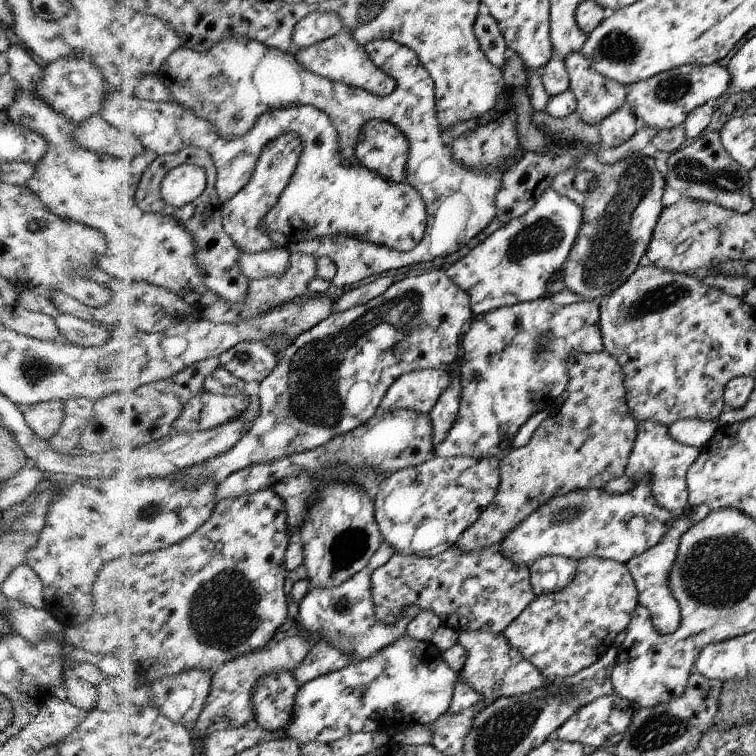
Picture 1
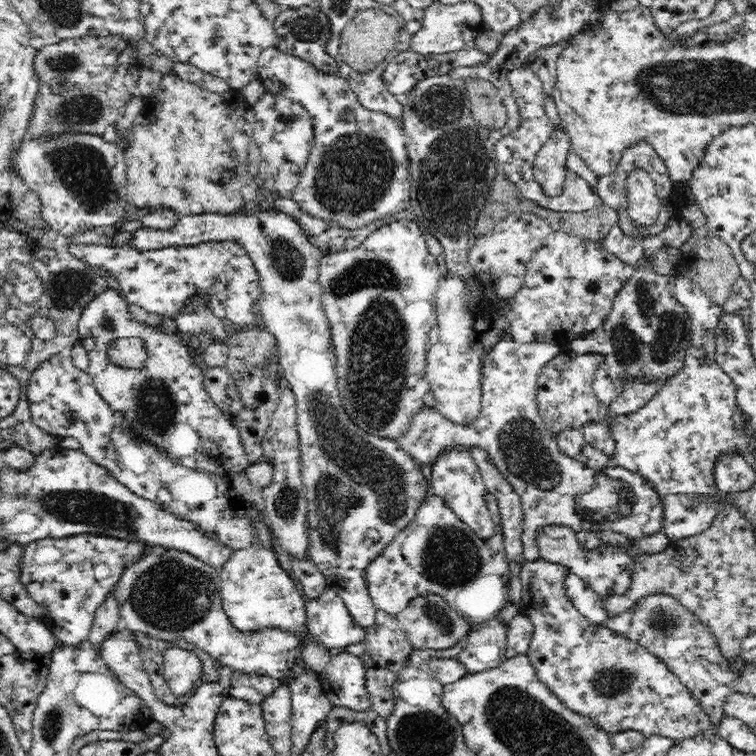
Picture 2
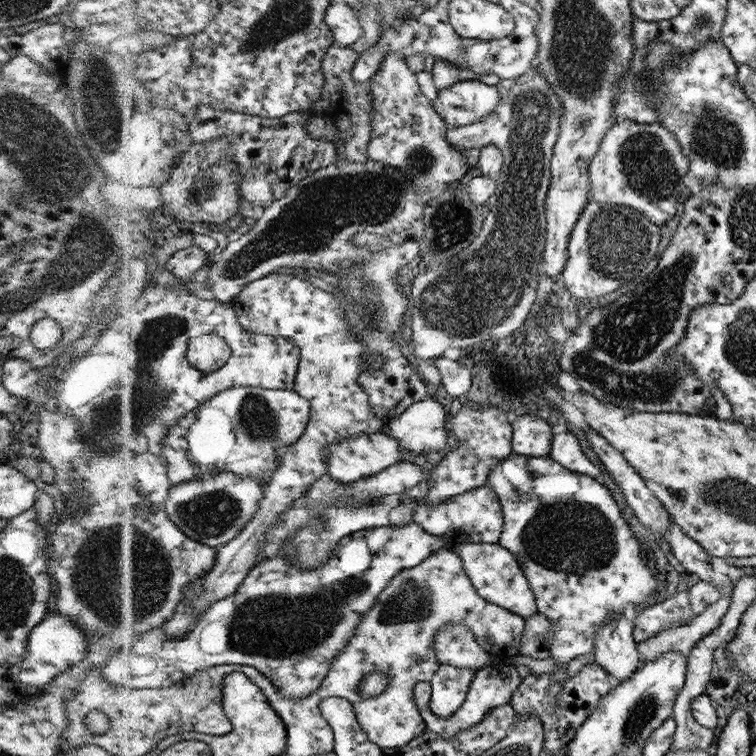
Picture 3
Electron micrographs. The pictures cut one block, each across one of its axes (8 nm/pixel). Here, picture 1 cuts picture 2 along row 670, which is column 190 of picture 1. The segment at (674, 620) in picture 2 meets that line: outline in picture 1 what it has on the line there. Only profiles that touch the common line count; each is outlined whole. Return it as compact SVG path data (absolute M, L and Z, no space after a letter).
M197 668L181 672L177 676L167 676L163 680L151 682L149 685L155 691L154 704L161 714L193 732L209 699L213 676L209 670Z

